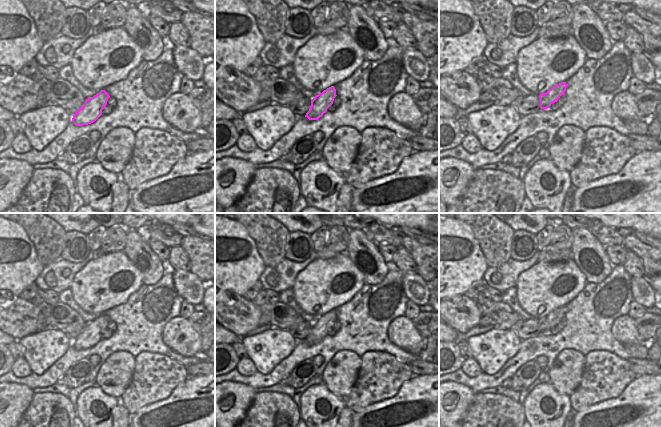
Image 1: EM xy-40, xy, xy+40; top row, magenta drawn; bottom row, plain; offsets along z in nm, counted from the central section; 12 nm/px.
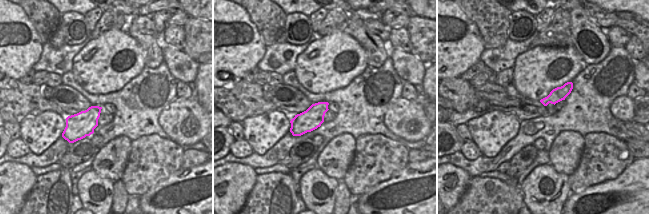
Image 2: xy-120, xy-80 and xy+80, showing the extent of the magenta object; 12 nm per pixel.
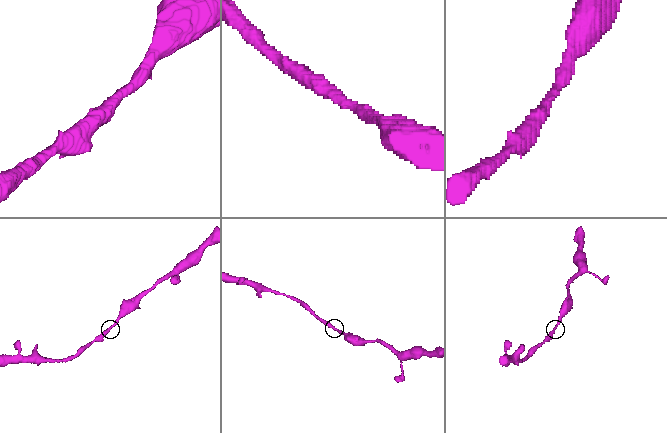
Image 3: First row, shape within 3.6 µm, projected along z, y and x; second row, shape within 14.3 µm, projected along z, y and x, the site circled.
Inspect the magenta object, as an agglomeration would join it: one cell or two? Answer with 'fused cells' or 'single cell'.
single cell

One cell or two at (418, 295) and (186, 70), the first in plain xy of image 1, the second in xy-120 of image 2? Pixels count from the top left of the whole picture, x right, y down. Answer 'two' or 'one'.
one

